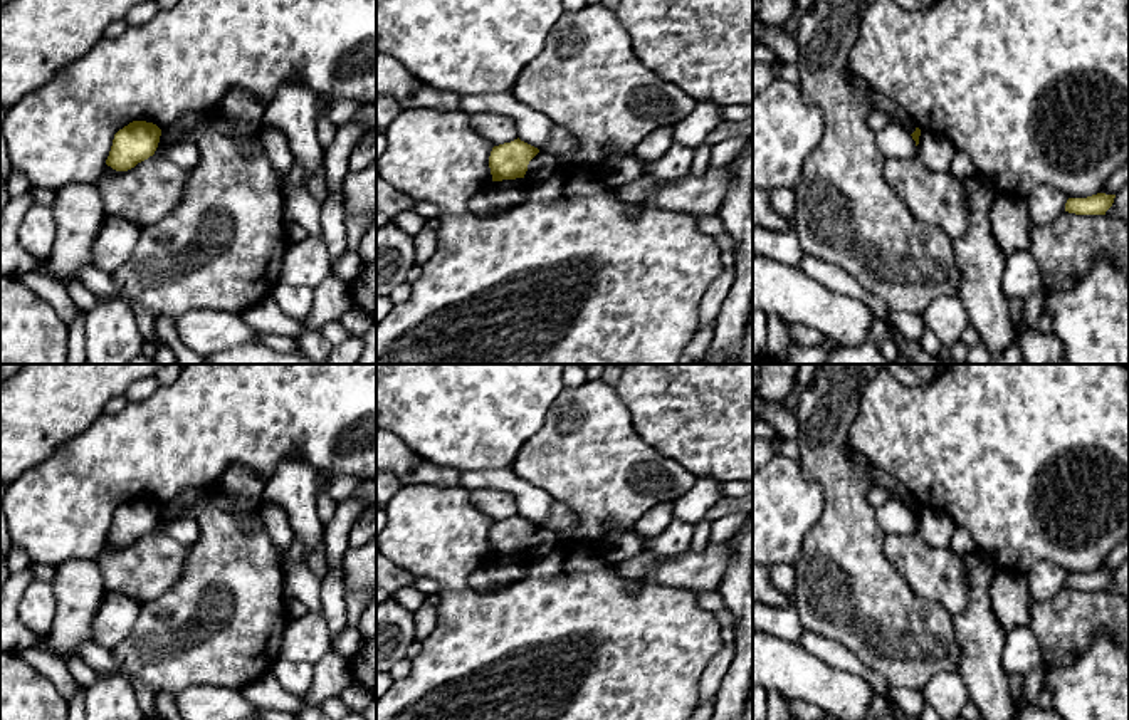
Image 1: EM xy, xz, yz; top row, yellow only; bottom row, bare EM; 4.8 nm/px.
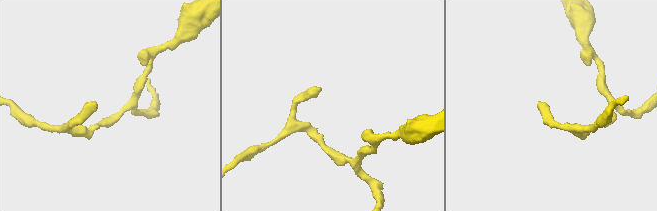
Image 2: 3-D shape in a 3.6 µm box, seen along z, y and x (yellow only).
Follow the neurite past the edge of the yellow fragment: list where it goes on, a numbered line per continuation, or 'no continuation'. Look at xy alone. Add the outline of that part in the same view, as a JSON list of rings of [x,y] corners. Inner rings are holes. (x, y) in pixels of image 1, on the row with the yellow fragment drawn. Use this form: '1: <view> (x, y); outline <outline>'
no continuation

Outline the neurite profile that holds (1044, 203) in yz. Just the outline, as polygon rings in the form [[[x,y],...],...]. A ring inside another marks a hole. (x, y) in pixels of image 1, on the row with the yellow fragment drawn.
[[[1038,186],[1025,198],[1027,211],[1033,225],[1048,225],[1065,211],[1069,196],[1055,186]]]

